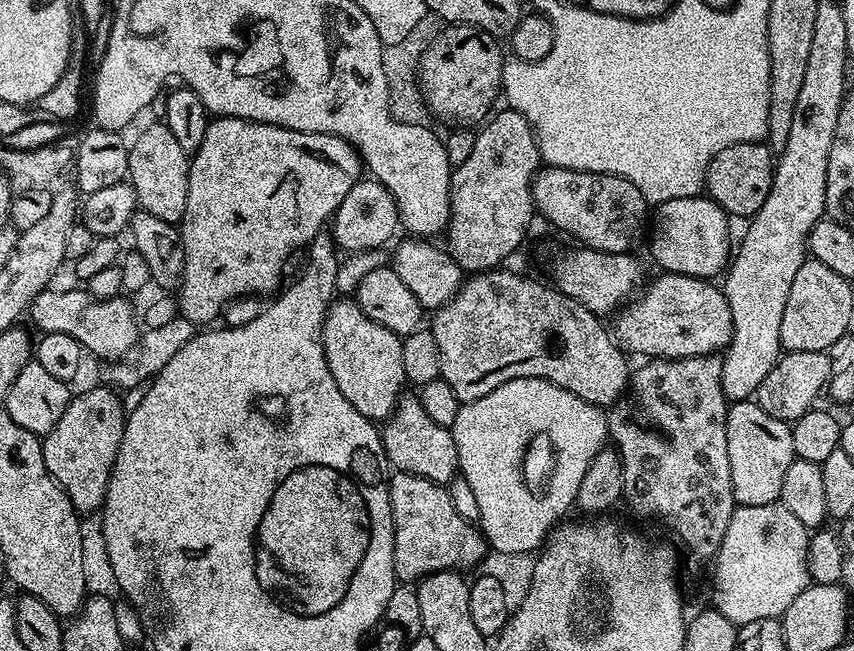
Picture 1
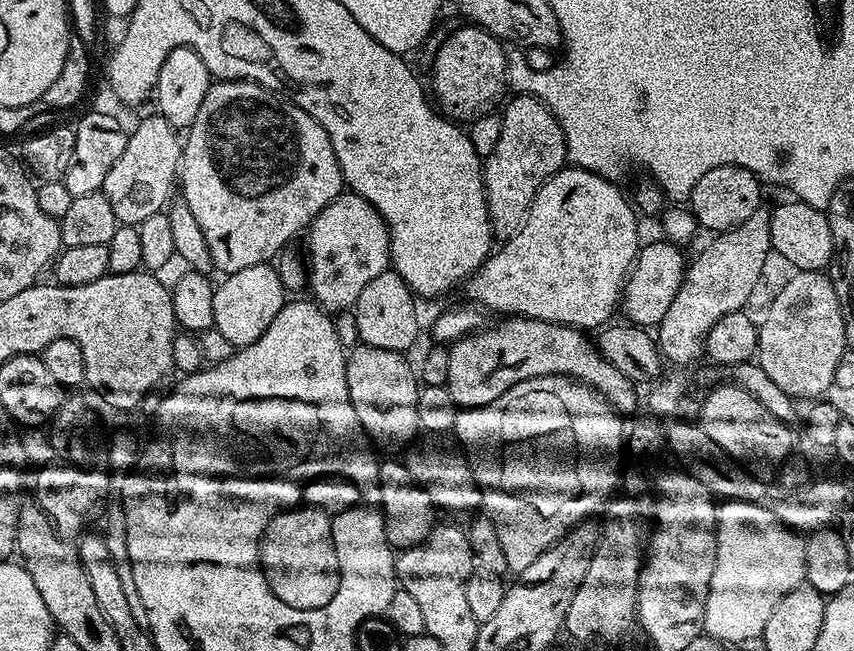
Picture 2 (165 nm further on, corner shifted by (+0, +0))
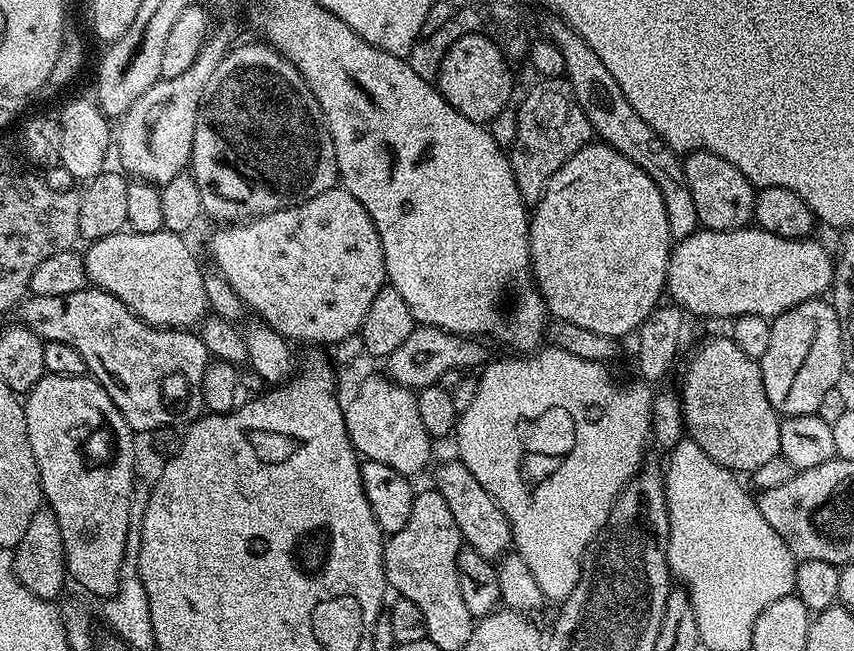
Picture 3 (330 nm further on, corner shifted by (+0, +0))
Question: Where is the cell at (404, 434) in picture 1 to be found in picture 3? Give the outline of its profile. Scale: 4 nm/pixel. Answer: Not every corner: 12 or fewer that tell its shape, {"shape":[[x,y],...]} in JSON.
{"shape":[[458,458],[437,470],[461,541],[499,561],[513,547],[496,499]]}

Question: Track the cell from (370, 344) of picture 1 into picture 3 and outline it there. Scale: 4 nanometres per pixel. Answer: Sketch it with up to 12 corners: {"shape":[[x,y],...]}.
{"shape":[[380,376],[347,401],[364,460],[416,478],[432,456],[416,392]]}

